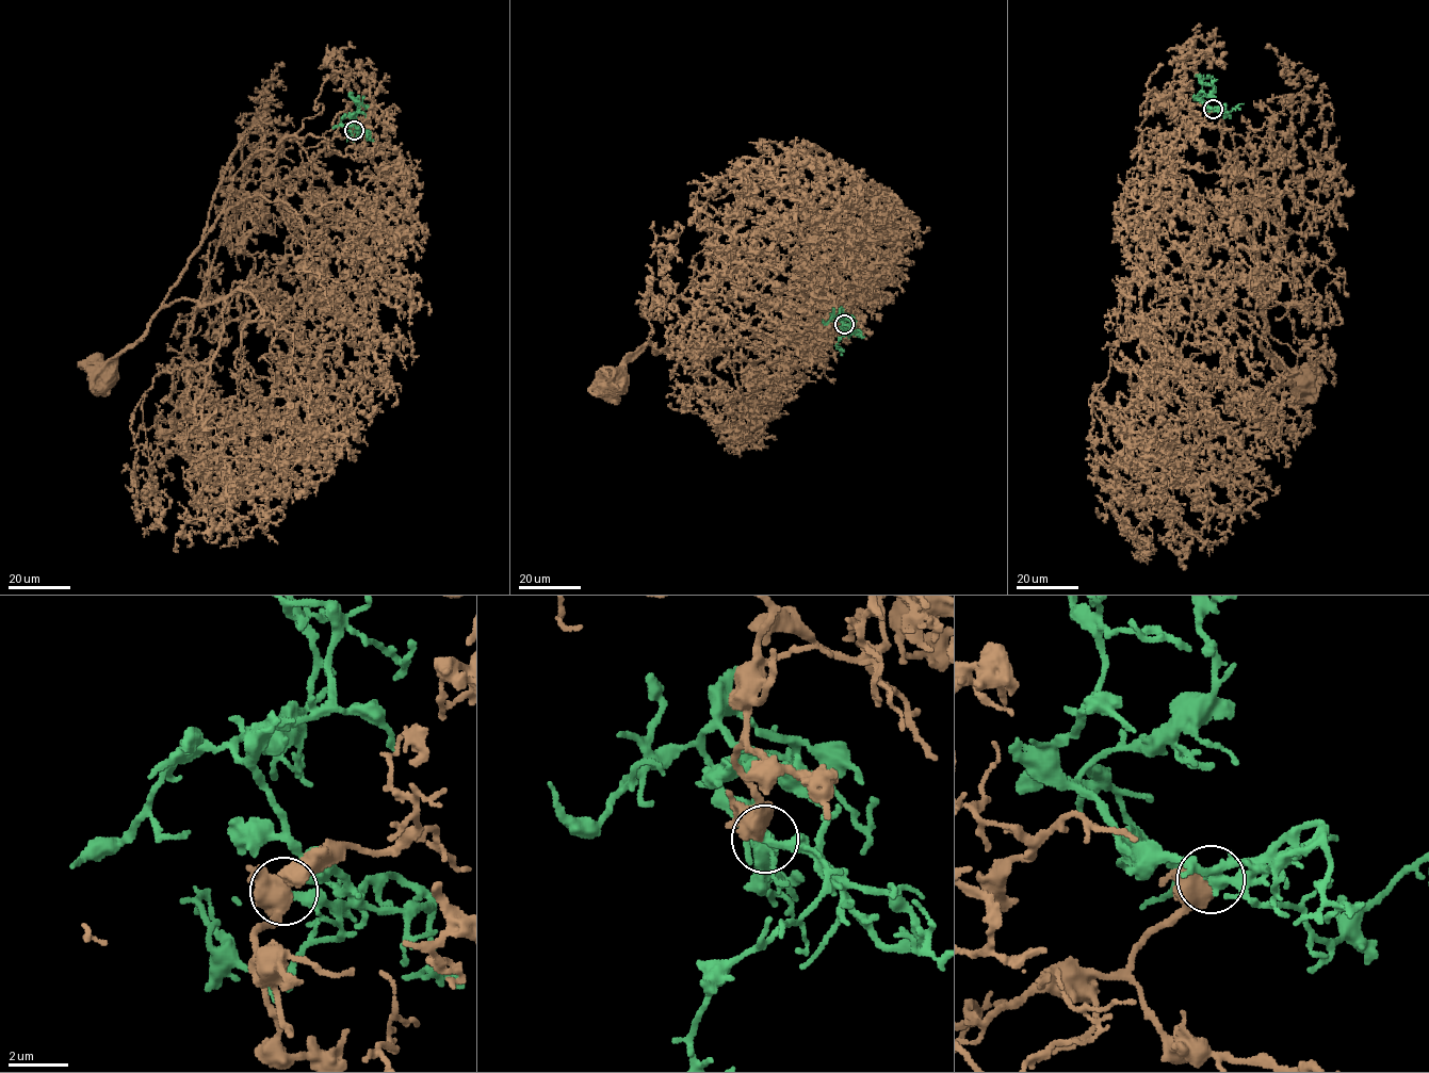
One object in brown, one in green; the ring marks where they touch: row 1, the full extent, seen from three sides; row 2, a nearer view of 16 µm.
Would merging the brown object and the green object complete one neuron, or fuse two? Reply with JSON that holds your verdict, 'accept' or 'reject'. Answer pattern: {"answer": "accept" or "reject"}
{"answer": "accept"}

